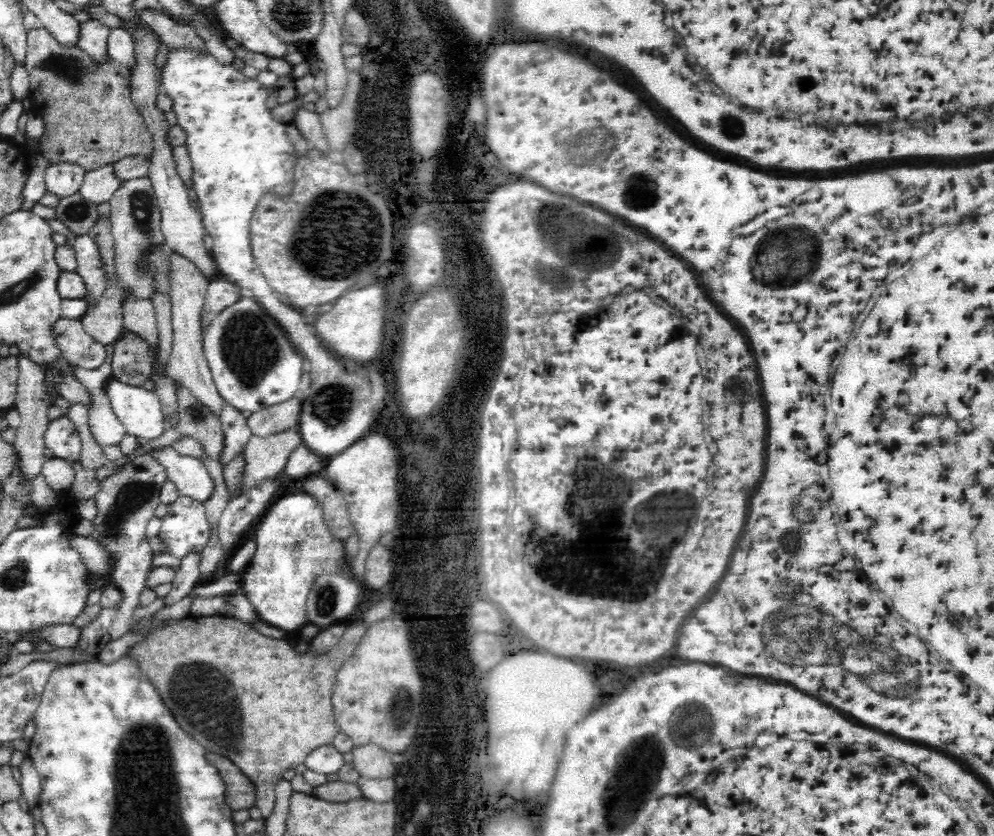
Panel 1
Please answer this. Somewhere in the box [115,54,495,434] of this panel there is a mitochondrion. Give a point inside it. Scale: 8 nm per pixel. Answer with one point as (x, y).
(323, 244)

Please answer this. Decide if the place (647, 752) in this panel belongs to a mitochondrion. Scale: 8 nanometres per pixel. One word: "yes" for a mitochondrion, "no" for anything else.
yes

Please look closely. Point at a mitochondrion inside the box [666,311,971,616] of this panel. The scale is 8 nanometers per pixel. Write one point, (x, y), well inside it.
(791, 542)

